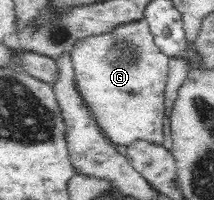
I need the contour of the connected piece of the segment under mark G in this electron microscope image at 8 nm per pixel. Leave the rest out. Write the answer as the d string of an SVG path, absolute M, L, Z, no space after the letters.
M144 20L121 25L115 32L87 37L71 53L77 89L96 124L112 143L127 145L133 138L163 142L164 89L168 55L157 46Z

